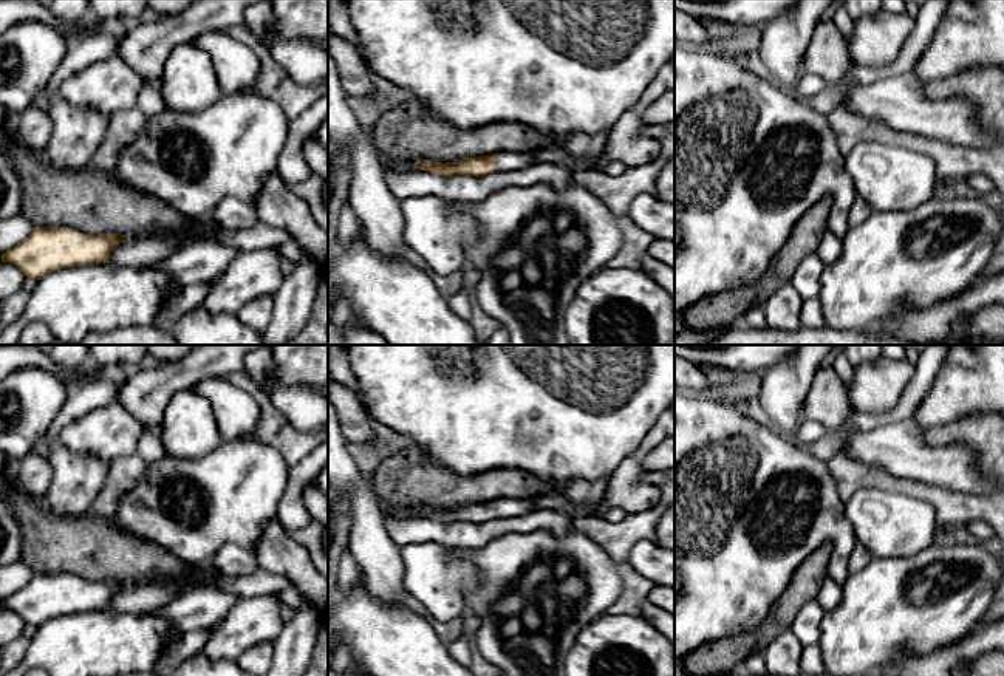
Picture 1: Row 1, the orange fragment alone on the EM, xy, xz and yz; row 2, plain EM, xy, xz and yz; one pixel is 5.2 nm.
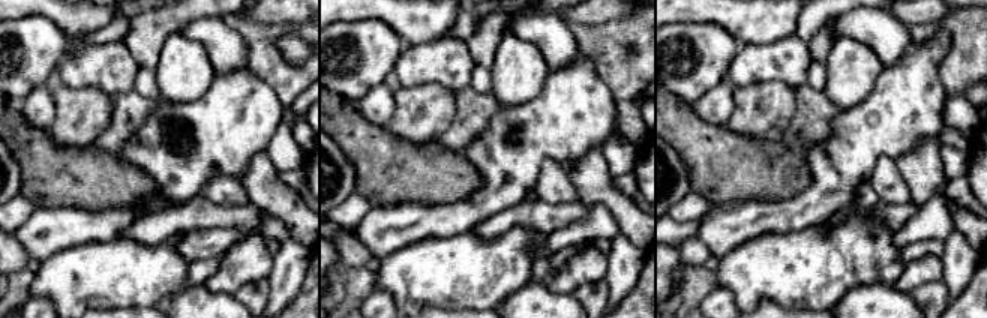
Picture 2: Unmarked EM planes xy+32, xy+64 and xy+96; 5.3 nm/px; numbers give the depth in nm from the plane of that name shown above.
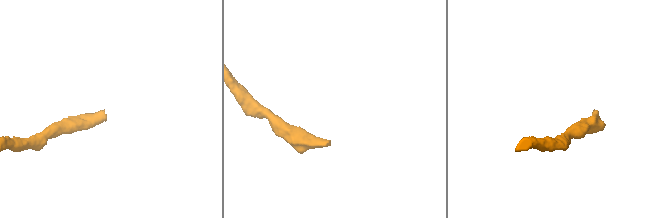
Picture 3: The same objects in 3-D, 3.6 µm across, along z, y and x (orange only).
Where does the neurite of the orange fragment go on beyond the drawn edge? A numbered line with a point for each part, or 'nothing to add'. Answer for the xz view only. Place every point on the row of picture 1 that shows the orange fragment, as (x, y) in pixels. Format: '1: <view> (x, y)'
1: xz (508, 161)

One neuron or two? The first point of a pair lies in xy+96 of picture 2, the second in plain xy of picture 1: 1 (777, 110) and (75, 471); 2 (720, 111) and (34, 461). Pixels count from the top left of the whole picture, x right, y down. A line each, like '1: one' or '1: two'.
1: one
2: one

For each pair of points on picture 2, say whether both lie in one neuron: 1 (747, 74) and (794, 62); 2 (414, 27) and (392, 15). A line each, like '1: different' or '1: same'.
1: same
2: same

